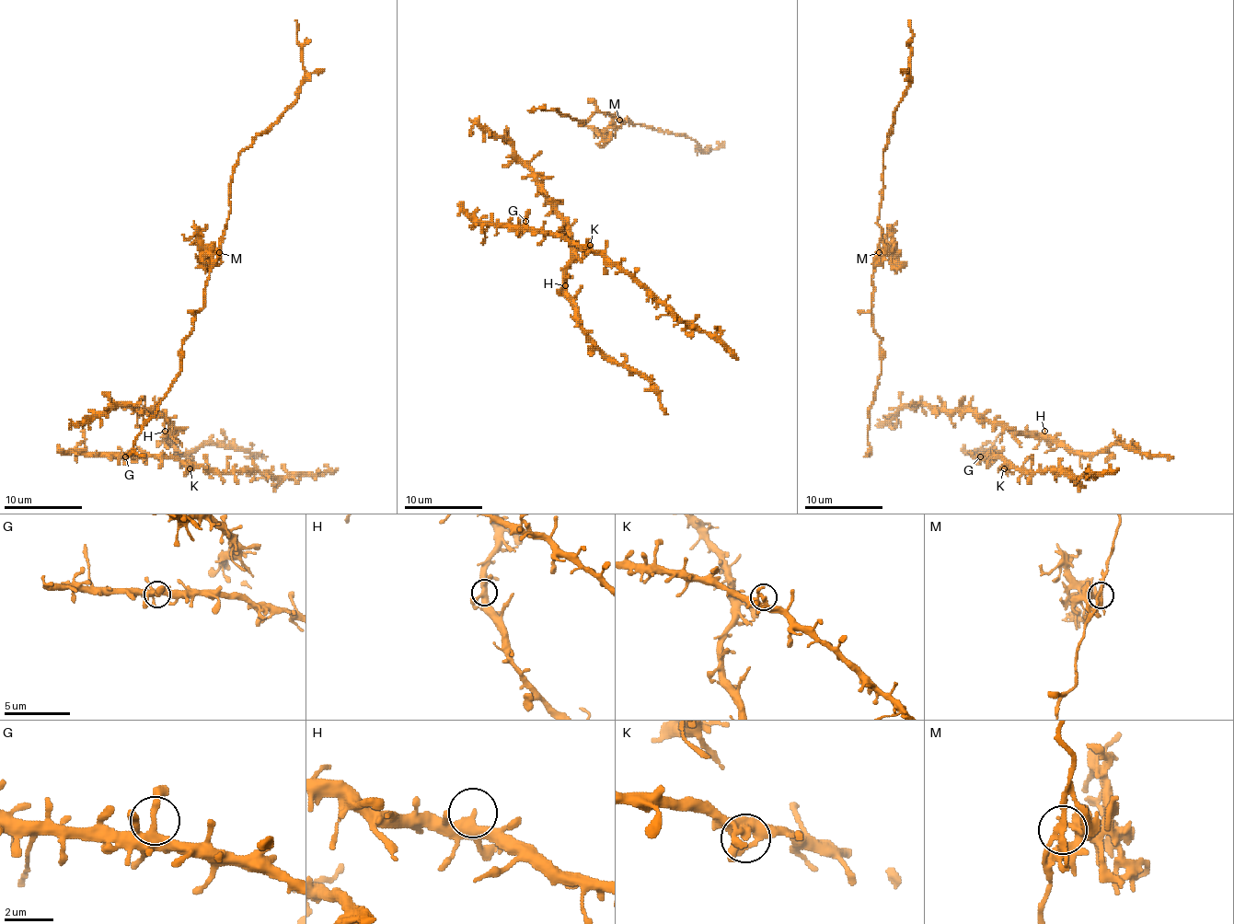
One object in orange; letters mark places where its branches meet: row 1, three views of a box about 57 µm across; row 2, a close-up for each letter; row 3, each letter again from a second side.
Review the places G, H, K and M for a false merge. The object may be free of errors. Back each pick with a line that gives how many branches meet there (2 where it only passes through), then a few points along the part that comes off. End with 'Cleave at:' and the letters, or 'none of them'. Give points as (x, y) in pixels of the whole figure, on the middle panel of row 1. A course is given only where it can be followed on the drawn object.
M: branches 3; course (619, 120), (616, 118), (607, 130), (593, 137)
Cleave at: M

